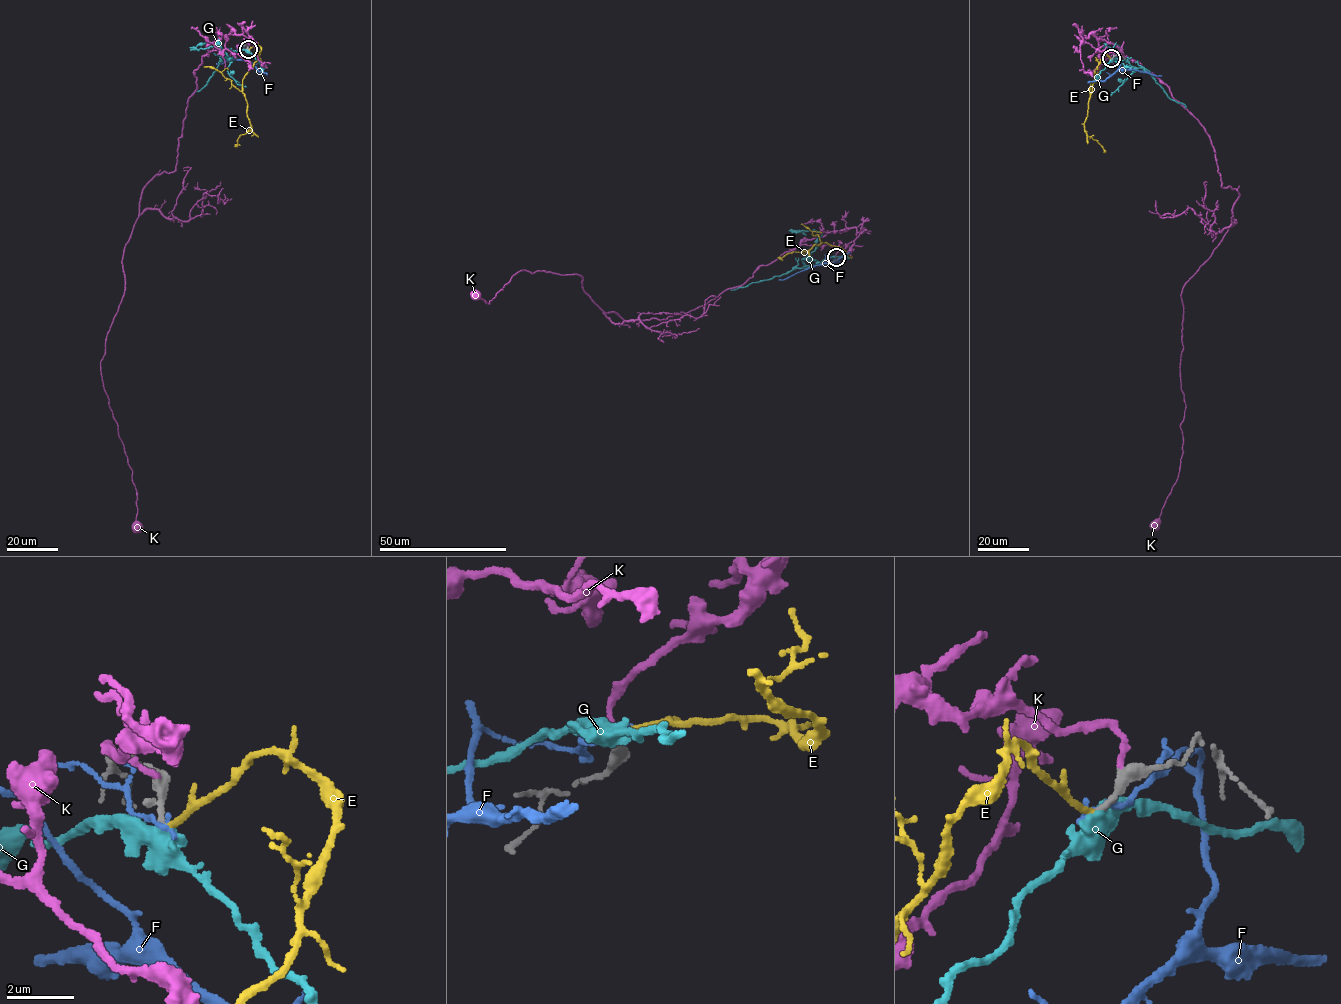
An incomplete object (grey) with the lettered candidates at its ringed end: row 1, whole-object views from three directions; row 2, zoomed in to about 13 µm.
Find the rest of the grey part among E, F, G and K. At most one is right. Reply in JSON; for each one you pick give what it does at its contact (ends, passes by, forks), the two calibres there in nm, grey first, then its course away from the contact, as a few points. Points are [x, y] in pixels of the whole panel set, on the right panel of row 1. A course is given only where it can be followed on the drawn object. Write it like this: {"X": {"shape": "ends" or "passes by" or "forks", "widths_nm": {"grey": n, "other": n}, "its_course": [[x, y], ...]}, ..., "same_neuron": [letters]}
{"E": {"shape": "ends", "widths_nm": {"grey": 170, "other": 160}, "its_course": [[1111, 59], [1104, 54], [1096, 69], [1084, 124], [1086, 134], [1105, 152]]}, "same_neuron": ["E"]}

